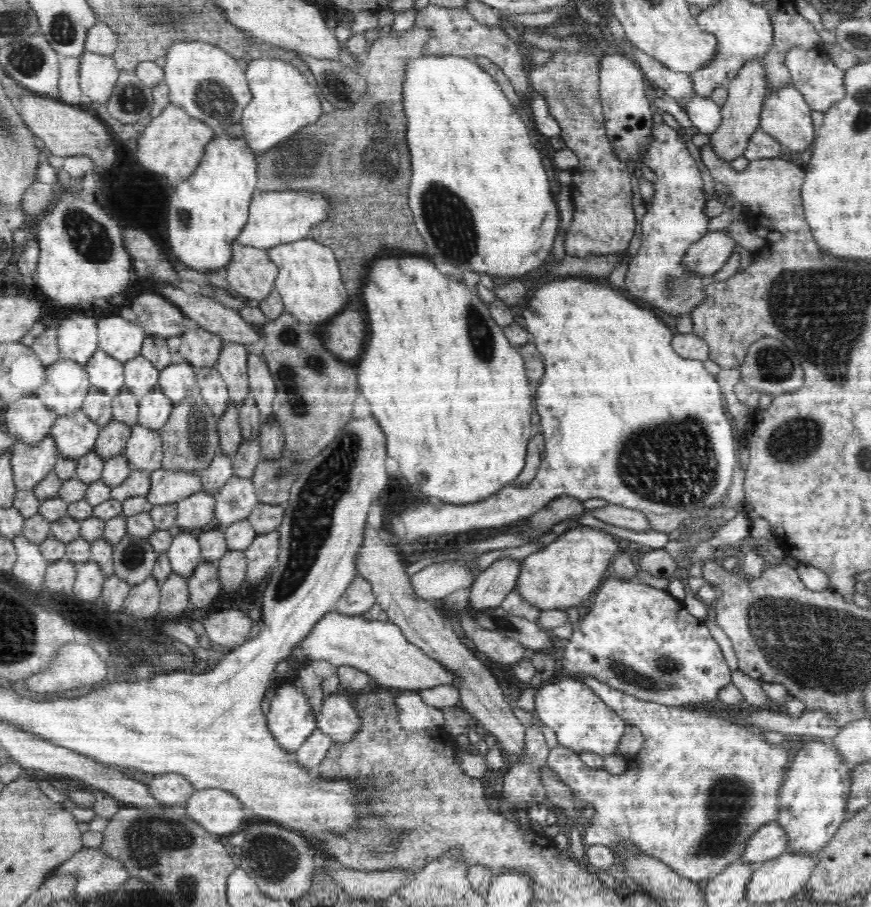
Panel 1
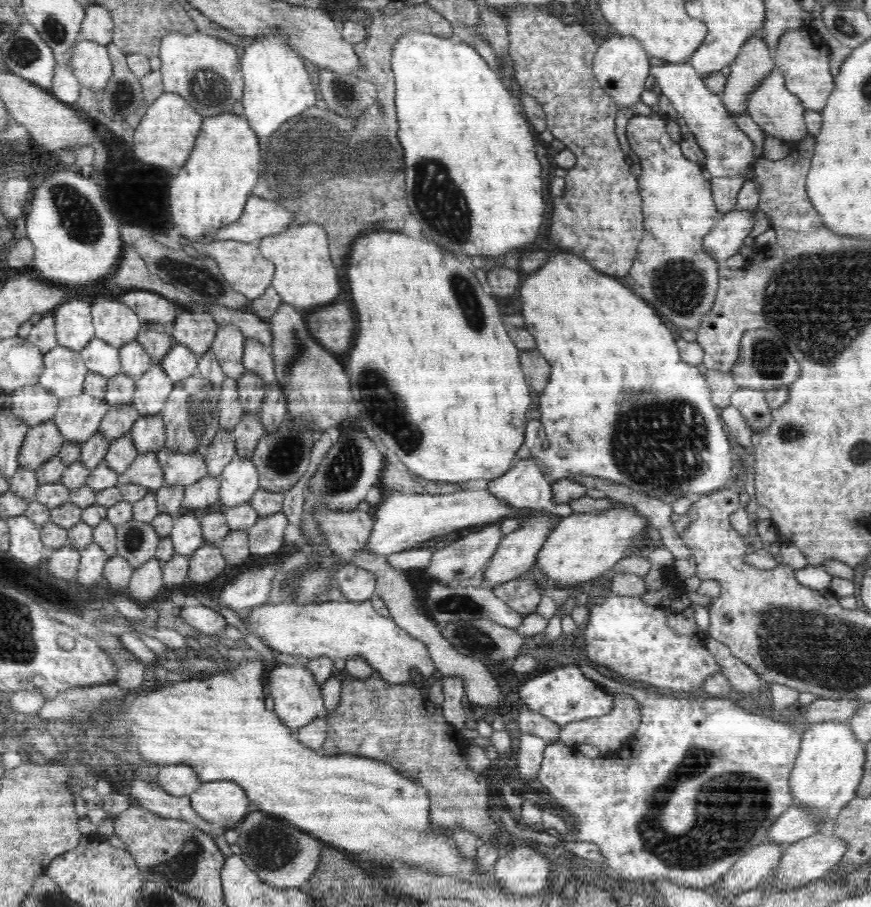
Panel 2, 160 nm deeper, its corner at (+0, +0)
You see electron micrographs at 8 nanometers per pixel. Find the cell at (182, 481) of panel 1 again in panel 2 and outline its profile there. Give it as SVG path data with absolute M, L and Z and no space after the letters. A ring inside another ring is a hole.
M165 446L156 453L158 463L164 471L166 485L184 485L186 488L207 476L202 450L187 453L172 452Z

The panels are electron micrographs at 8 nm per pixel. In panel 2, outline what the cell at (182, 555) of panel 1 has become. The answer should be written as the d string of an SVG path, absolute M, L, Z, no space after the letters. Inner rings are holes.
M182 511L181 516L174 522L170 538L174 543L176 554L185 557L192 556L205 542L201 520L198 520L192 511Z

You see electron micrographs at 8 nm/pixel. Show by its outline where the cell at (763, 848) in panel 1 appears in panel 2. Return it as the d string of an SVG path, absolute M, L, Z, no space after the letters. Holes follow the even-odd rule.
M793 805L770 826L770 830L766 834L766 841L786 847L797 840L815 834L815 832L817 832L817 822L813 820L813 816L805 814L800 807Z

